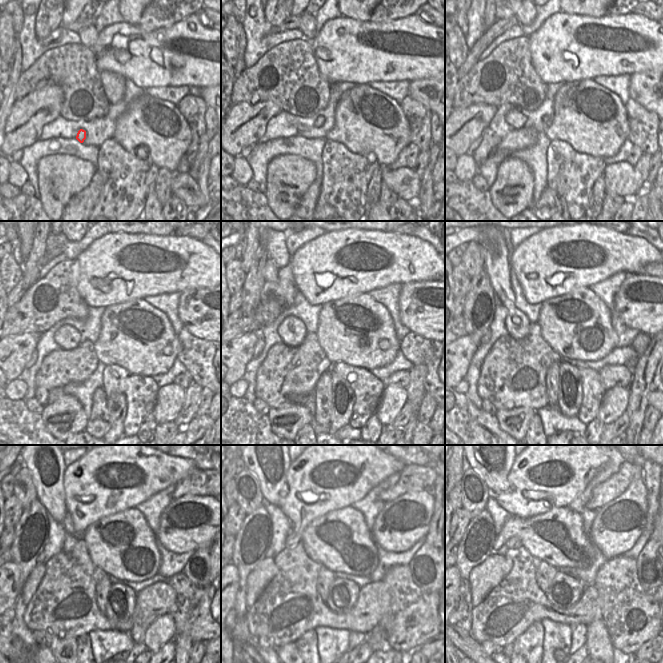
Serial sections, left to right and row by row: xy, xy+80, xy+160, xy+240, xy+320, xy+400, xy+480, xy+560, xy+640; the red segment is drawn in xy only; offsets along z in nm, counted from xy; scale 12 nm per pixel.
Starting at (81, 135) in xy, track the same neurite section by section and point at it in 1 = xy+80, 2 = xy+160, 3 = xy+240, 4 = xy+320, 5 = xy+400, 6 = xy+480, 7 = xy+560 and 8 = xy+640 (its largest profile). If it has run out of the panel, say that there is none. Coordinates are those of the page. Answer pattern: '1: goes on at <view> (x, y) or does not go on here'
1: goes on at xy+80 (300, 127)
2: goes on at xy+160 (515, 117)
3: goes on at xy+240 (67, 337)
4: goes on at xy+320 (292, 331)
5: goes on at xy+400 (496, 255)
6: goes on at xy+480 (46, 465)
7: goes on at xy+560 (270, 465)
8: goes on at xy+640 (493, 465)

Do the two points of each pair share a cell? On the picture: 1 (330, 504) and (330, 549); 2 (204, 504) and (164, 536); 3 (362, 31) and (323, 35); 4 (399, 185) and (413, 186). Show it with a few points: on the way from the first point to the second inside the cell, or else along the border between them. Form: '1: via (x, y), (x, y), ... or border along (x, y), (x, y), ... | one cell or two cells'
1: border along (350, 506), (331, 510), (309, 523) | two cells
2: via (189, 501), (172, 507), (169, 521) | one cell
3: via (352, 39), (333, 39) | one cell
4: via (402, 185), (410, 186) | one cell

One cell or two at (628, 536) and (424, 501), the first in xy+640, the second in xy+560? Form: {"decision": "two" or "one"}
{"decision": "one"}

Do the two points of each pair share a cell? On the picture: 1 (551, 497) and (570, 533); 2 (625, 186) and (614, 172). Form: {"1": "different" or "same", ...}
{"1": "different", "2": "same"}

